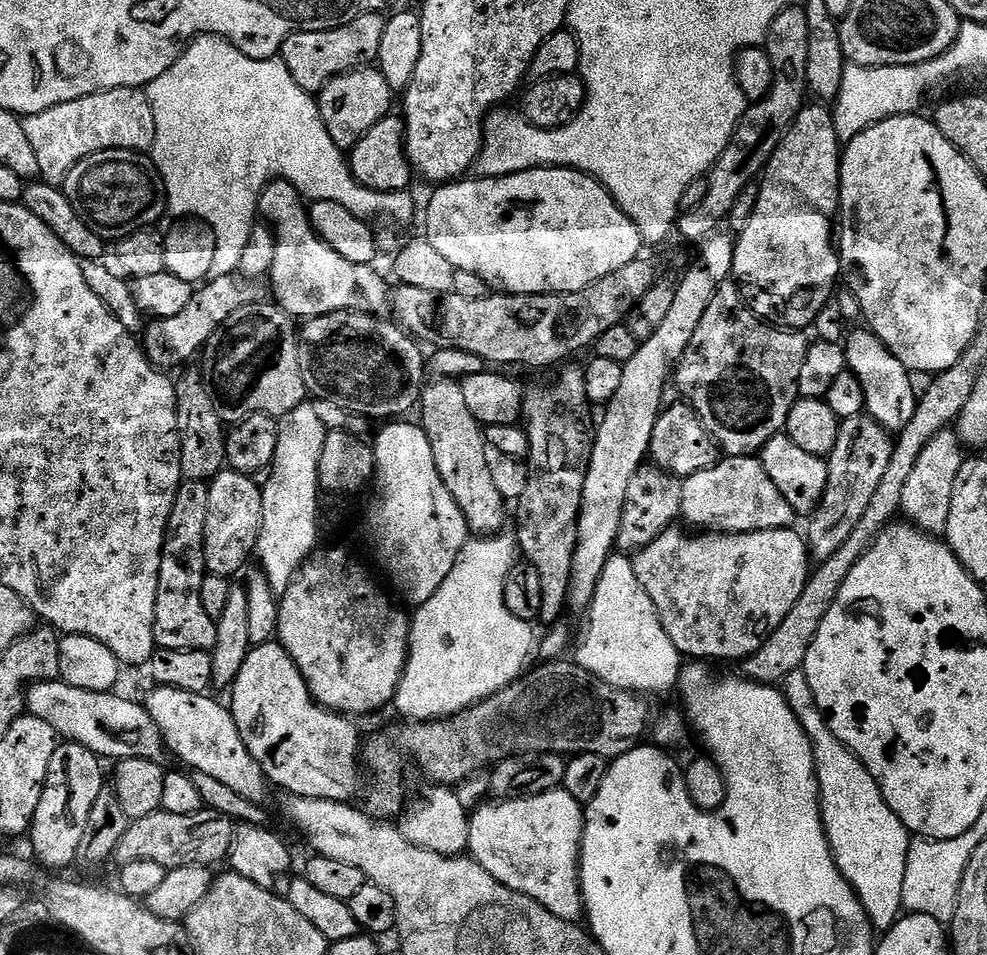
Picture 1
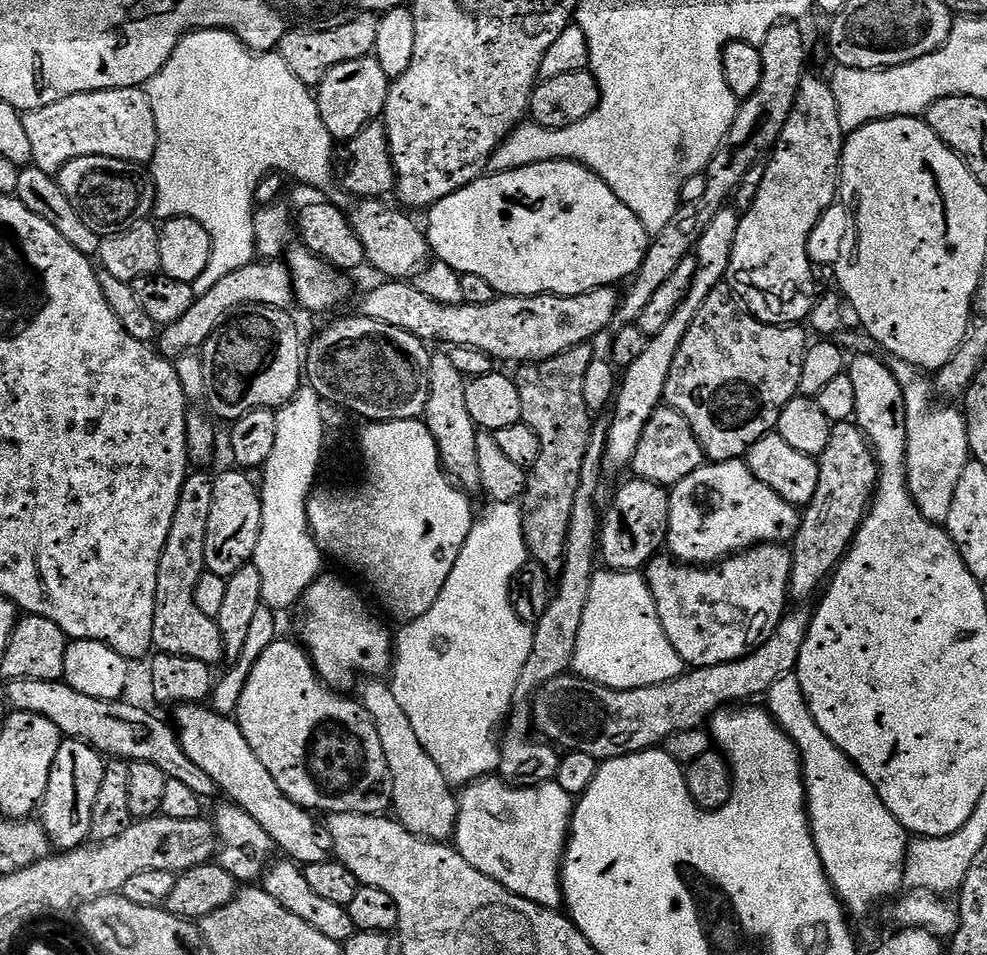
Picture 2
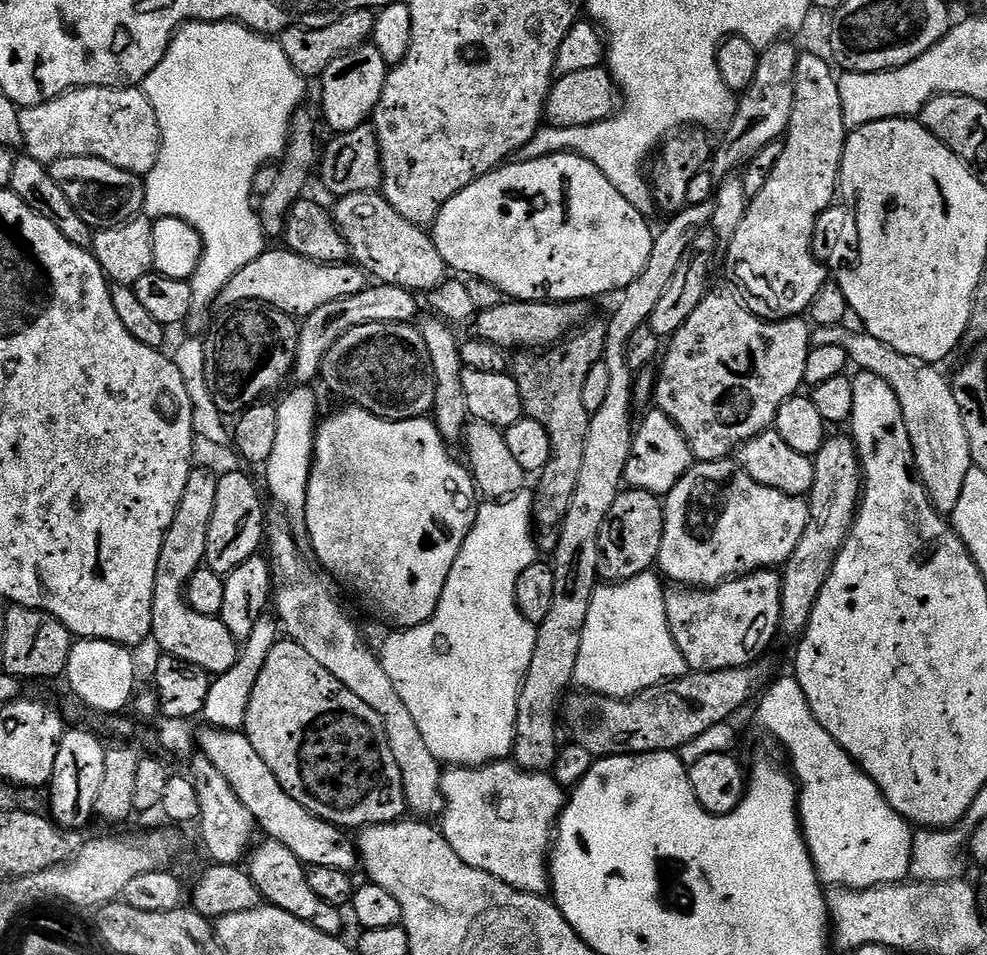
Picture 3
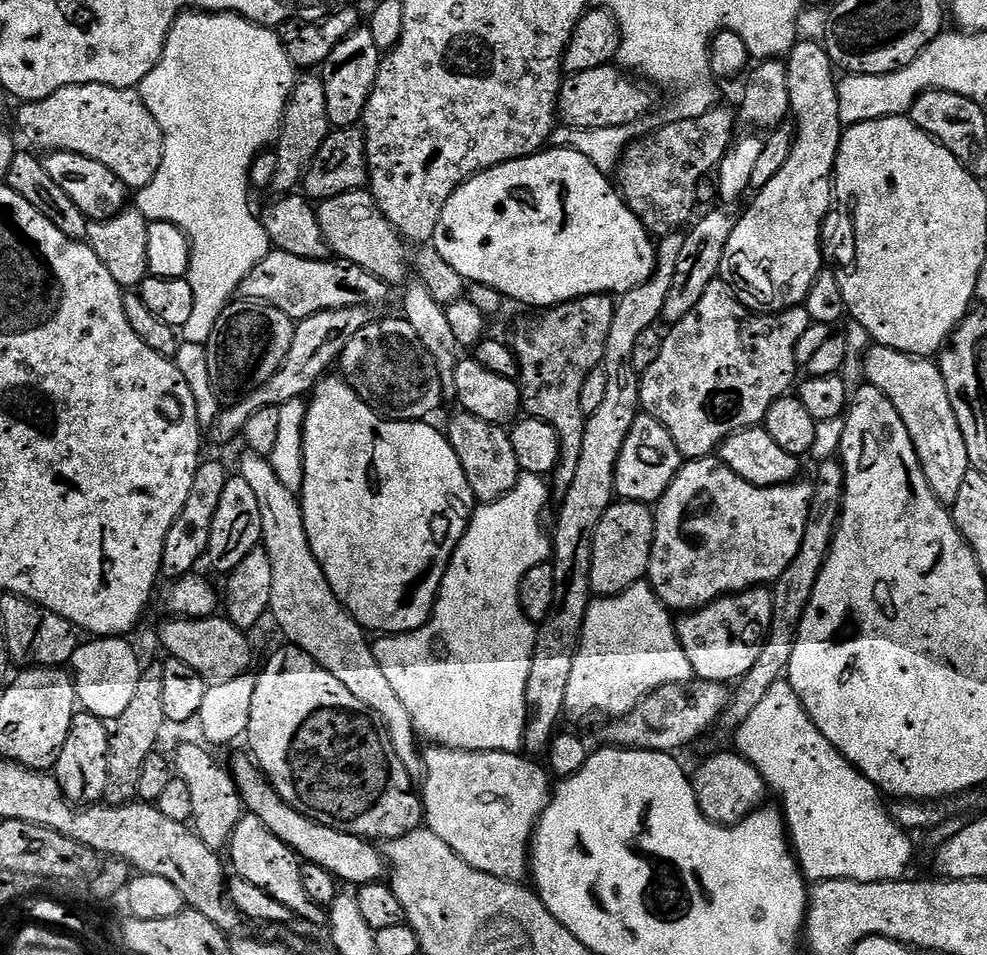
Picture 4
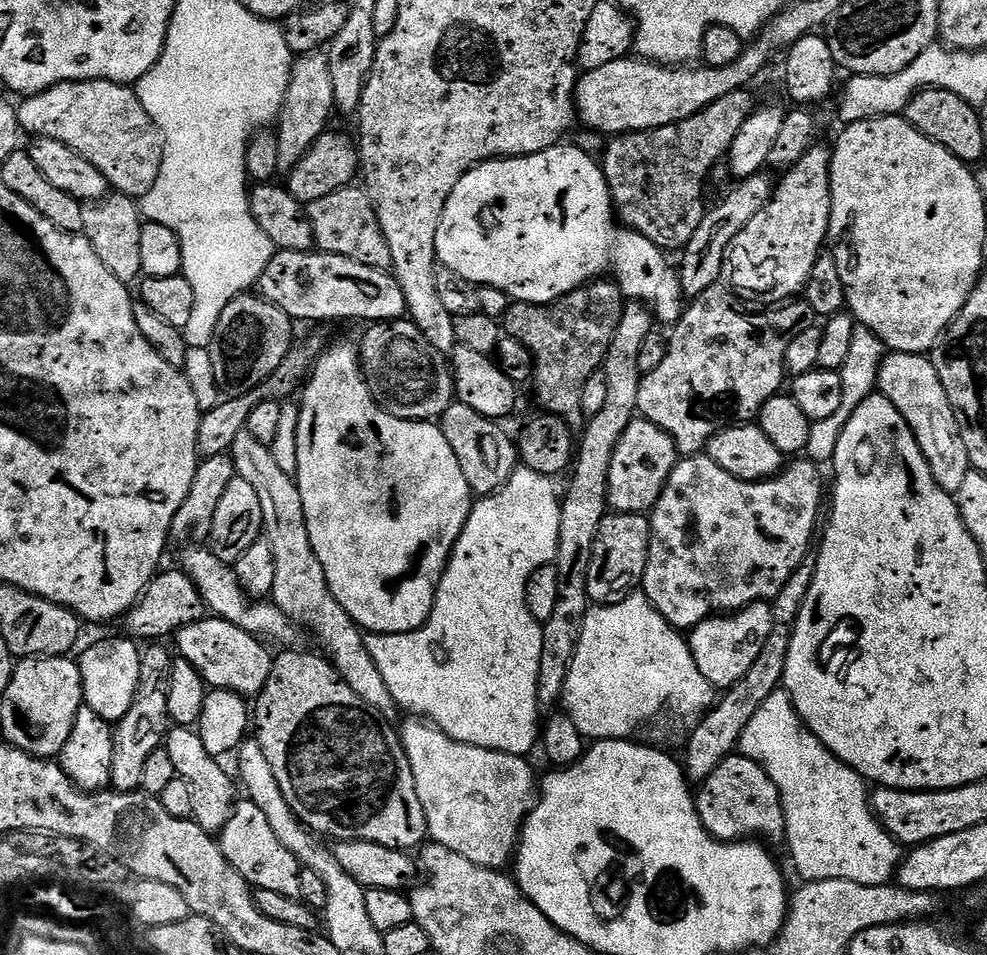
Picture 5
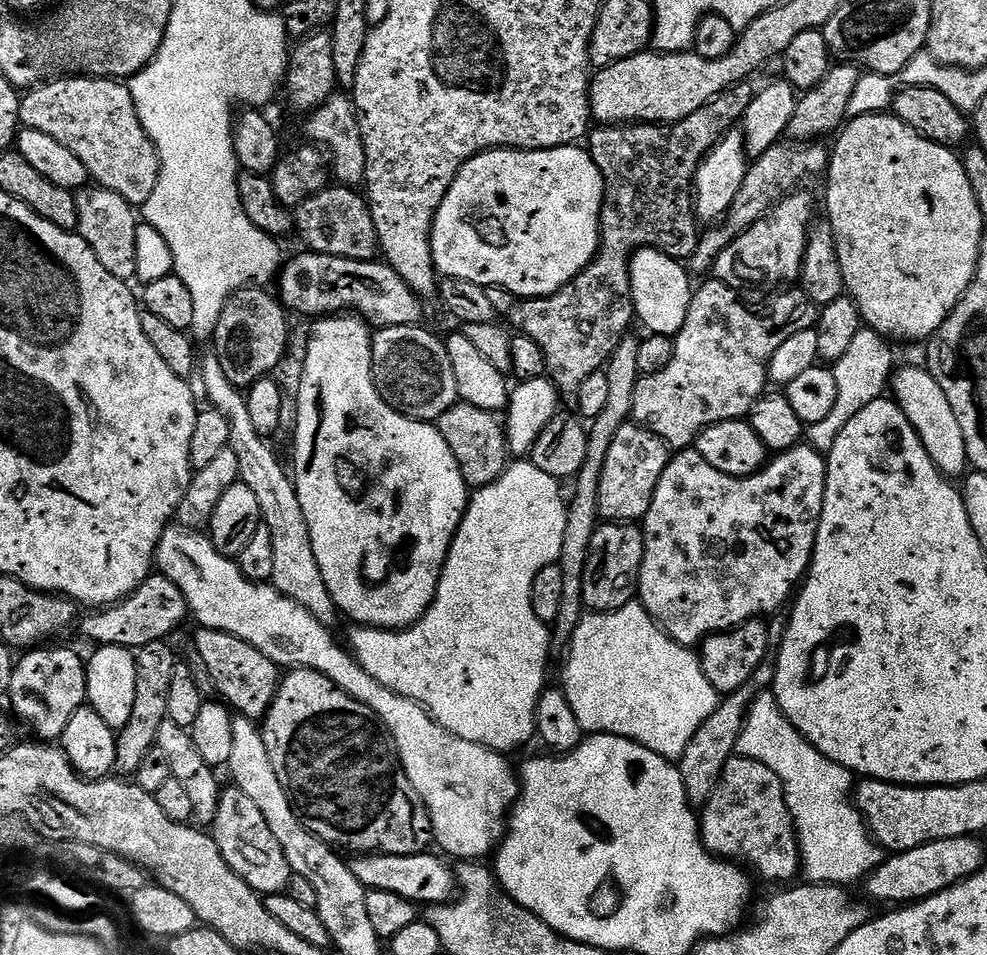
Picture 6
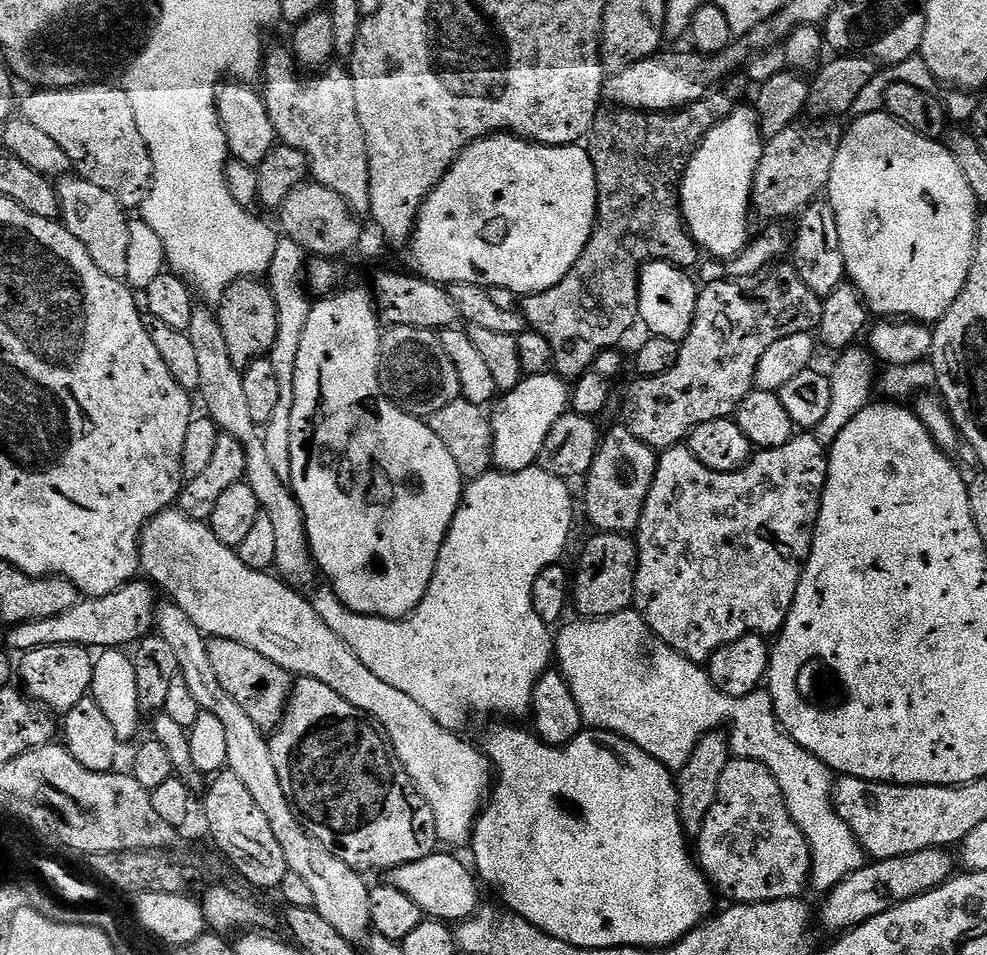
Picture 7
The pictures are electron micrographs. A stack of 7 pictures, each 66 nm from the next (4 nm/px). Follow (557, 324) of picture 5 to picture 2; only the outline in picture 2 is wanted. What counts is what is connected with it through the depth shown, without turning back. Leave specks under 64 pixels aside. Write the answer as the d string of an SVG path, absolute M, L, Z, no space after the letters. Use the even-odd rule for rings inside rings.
M591 343L579 344L570 350L560 352L554 358L549 360L537 360L535 362L524 362L519 365L520 368L514 372L514 379L518 386L518 399L522 402L522 422L526 426L530 426L530 430L534 430L538 434L538 444L540 446L540 453L538 454L538 462L534 462L534 466L528 472L528 489L524 491L522 497L522 511L524 514L524 541L528 547L529 557L535 563L541 564L547 570L549 576L559 577L560 571L564 569L564 547L566 540L570 534L570 514L574 511L574 498L578 498L578 482L582 478L582 464L586 462L586 450L590 446L590 438L592 437L592 430L594 427L594 413L586 406L586 397L582 394L582 386L586 379L586 369L590 366L590 362L594 358L592 352L593 345Z

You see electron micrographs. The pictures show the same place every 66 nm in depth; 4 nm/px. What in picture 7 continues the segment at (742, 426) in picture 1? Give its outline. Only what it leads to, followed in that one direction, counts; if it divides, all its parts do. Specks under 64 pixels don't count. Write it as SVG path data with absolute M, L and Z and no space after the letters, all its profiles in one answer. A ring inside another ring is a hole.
M780 262L767 269L759 277L760 300L744 293L744 284L721 278L705 283L699 289L694 310L694 322L690 326L690 334L680 344L678 362L666 370L666 374L646 376L633 379L628 393L624 396L624 417L622 423L646 446L663 450L677 447L687 437L694 426L702 426L702 422L726 420L736 415L736 407L744 401L756 388L756 371L758 362L762 362L762 354L779 342L782 338L790 338L790 334L803 332L815 333L822 322L823 299L806 286L798 278L791 263Z

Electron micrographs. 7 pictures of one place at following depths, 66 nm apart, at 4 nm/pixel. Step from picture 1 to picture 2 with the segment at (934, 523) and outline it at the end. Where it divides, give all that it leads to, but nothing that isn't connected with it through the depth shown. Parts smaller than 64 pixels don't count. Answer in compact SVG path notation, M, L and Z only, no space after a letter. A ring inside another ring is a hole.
M893 359L890 367L902 386L906 402L906 430L908 431L908 489L918 510L935 524L947 525L950 506L954 503L954 490L962 470L970 463L968 451L968 421L959 407L943 408L939 404L934 384L923 371L907 364L905 360Z

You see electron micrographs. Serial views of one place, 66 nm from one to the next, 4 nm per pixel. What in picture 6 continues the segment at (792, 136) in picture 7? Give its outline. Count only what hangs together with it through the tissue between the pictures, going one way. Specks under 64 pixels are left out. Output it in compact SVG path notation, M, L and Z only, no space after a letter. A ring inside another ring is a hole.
M781 142L770 146L766 154L755 157L748 165L748 173L734 198L732 208L727 216L711 226L705 227L700 234L700 241L692 257L686 261L686 267L693 277L704 278L715 269L718 254L726 250L741 236L754 222L758 222L767 212L771 212L785 196L792 195L801 187L800 184L807 176L816 176L825 171L830 159L829 149L820 142L798 144L795 142Z

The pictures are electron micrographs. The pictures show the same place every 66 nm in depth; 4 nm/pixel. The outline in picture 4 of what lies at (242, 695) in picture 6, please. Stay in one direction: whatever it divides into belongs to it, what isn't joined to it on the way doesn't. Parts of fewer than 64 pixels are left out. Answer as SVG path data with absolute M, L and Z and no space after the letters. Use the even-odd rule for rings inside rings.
M217 614L205 620L165 619L160 628L160 644L174 660L186 662L190 670L198 670L209 682L238 678L249 671L252 664L252 644L247 640L245 629L231 624Z

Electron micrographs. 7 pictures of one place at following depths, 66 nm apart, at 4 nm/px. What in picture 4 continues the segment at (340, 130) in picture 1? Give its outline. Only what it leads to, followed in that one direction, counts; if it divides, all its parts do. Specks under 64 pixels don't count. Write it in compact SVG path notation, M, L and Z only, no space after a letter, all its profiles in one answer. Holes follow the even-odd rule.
M361 26L338 42L338 46L334 46L334 54L324 60L322 79L326 90L326 114L333 129L354 128L363 121L366 102L376 85L381 59L382 50L378 42L374 42L374 34L370 34L366 26Z

